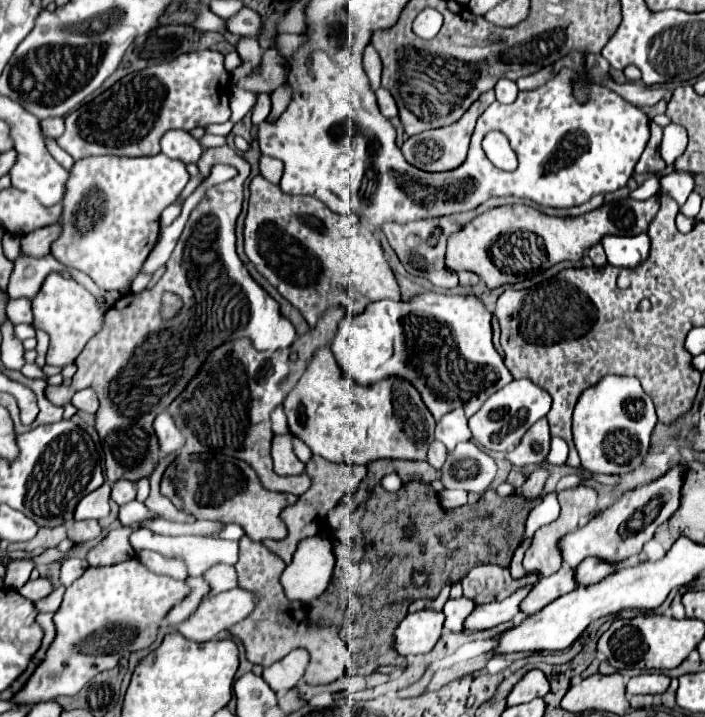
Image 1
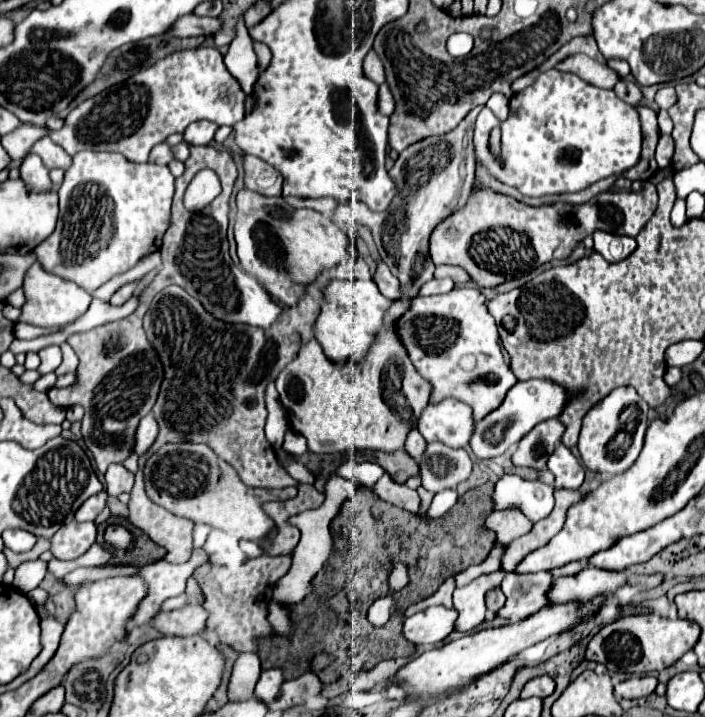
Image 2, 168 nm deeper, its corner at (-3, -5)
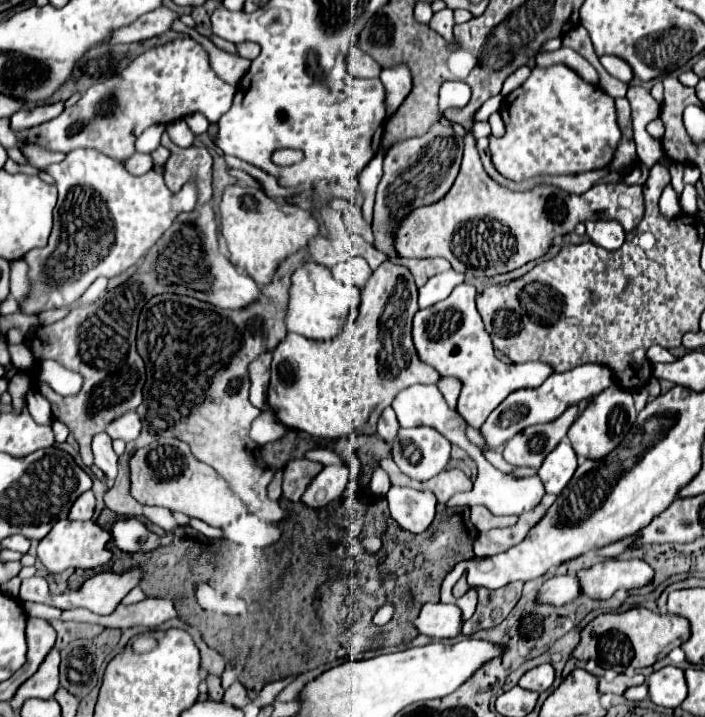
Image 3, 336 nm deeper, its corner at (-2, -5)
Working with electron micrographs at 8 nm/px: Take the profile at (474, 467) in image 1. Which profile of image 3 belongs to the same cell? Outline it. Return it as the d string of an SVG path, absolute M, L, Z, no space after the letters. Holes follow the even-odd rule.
M431 427L401 429L391 447L393 461L411 479L425 481L449 469L451 443Z

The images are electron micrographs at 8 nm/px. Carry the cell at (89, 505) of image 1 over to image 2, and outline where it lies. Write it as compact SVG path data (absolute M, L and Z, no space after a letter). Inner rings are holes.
M100 491L94 497L86 499L84 505L76 511L76 521L94 521L104 507L106 507L106 491Z

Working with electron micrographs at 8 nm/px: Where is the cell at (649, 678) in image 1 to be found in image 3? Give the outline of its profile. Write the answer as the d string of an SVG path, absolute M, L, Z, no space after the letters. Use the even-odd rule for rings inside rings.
M635 673L631 677L617 675L611 683L605 683L605 691L615 693L615 695L623 695L629 687L635 687L635 685L641 685L641 683L645 683L645 677L641 673Z

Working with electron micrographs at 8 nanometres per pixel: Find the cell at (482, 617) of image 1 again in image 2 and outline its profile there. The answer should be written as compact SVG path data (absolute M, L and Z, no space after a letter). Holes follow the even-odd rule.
M546 571L526 575L508 573L502 581L502 591L506 591L506 605L498 611L498 615L510 621L520 621L552 605L548 599L552 583L554 577Z

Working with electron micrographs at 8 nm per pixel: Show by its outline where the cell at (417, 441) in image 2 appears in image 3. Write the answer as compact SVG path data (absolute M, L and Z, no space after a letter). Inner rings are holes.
M385 409L383 417L377 425L377 435L383 437L387 443L393 443L399 437L399 429L401 429L401 425L397 423L397 417L393 415L393 409Z

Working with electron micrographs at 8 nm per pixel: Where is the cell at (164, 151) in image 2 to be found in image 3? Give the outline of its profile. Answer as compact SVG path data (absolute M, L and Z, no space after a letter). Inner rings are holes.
M135 153L131 159L127 159L125 163L125 169L133 175L143 175L147 171L153 169L153 157L149 153Z

